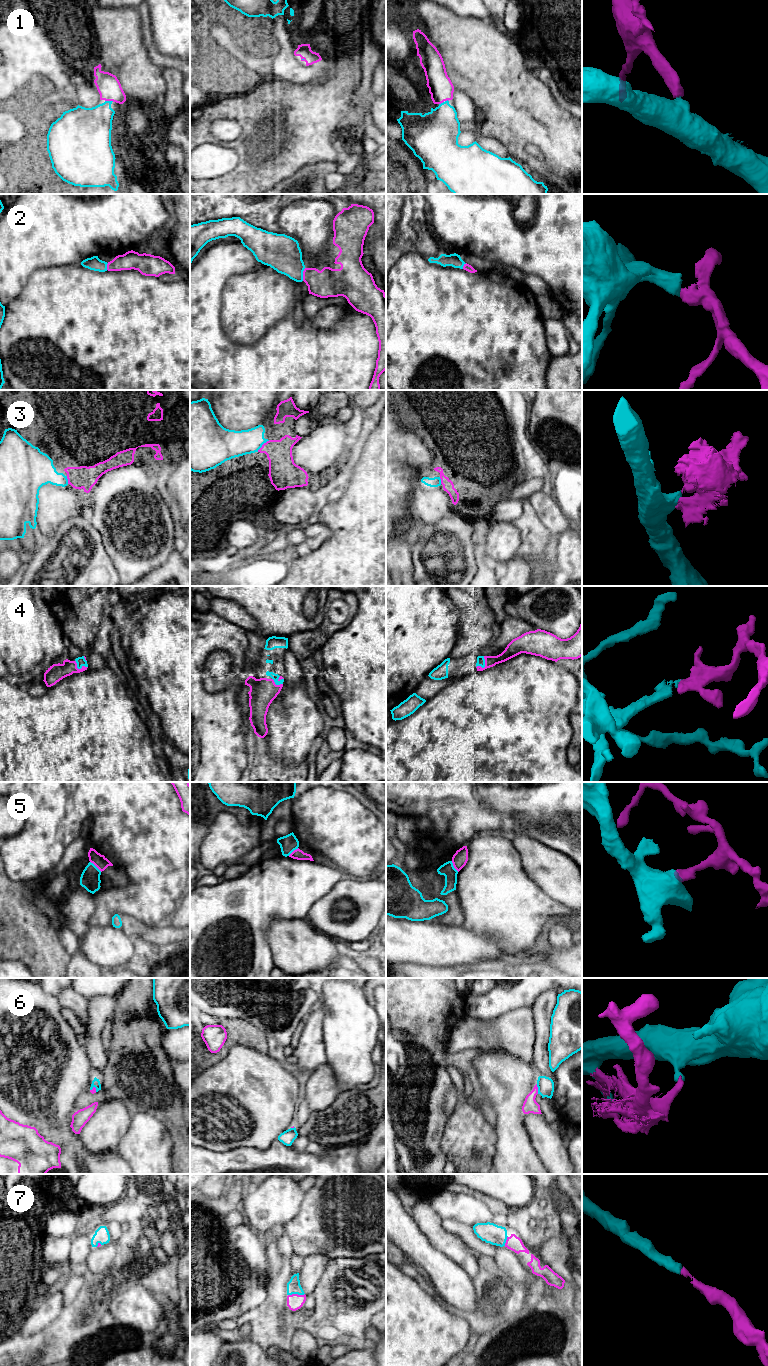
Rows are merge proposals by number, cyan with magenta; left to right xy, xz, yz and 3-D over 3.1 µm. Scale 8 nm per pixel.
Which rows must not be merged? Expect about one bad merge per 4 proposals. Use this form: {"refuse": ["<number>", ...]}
{"refuse": ["5", "6"]}

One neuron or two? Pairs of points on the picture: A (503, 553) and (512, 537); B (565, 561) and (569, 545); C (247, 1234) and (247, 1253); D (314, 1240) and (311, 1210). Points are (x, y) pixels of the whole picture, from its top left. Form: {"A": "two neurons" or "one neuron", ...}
{"A": "one neuron", "B": "one neuron", "C": "one neuron", "D": "one neuron"}

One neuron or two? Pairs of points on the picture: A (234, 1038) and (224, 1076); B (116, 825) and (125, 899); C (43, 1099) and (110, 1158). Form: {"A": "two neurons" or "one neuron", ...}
{"A": "two neurons", "B": "one neuron", "C": "one neuron"}

